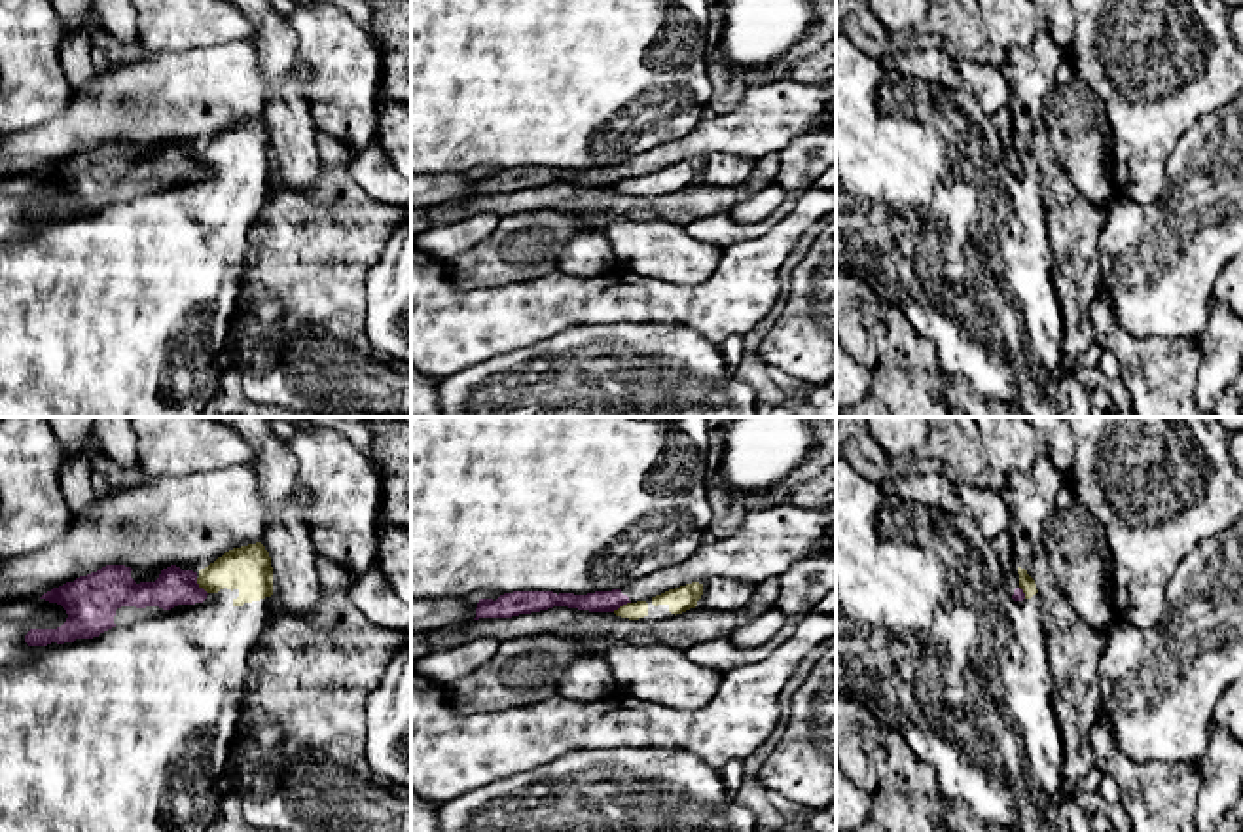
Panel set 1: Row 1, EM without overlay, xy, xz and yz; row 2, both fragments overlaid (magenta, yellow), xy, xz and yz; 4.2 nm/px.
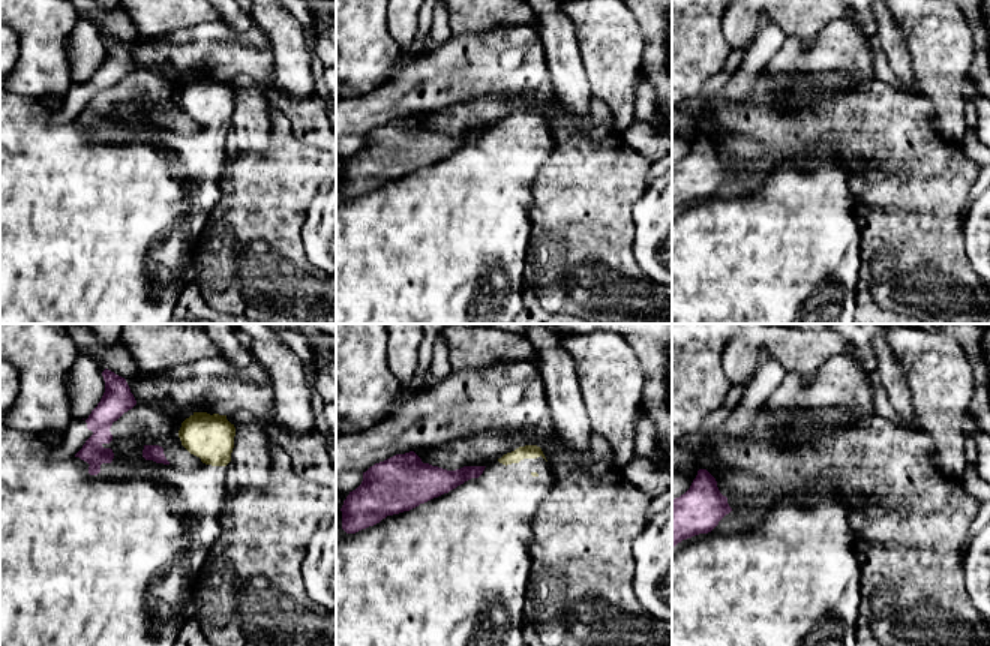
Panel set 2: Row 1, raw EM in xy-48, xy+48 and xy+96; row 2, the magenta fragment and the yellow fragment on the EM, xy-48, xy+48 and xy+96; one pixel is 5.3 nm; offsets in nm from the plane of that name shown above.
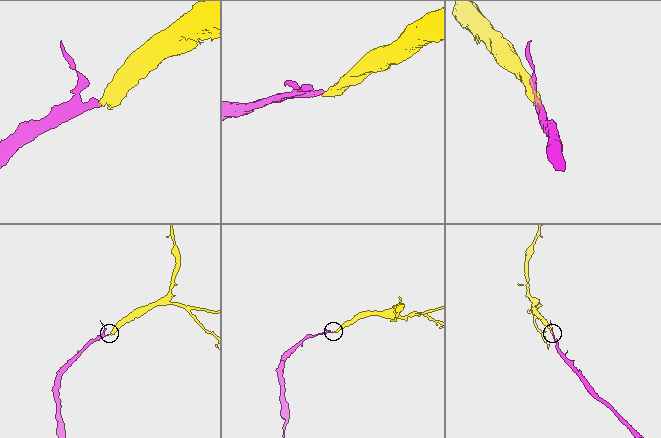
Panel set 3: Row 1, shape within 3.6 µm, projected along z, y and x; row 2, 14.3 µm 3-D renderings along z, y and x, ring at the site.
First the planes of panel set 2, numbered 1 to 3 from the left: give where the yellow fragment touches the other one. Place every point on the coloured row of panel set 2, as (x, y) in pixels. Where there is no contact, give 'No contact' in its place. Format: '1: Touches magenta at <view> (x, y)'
1: No contact
2: No contact
3: No contact

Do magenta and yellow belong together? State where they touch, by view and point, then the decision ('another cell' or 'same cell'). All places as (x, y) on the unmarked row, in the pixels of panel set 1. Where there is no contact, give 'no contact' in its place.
meets magenta in xy at (198, 162); another cell

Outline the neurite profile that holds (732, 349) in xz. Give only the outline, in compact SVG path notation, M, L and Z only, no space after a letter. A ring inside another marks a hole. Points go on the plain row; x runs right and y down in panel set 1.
M730 335L722 345L720 345L724 362L730 370L735 370L741 360L743 360L743 353L745 353L745 343L743 343L743 335Z

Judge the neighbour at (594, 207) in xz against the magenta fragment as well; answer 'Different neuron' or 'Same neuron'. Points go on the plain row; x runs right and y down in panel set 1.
Different neuron

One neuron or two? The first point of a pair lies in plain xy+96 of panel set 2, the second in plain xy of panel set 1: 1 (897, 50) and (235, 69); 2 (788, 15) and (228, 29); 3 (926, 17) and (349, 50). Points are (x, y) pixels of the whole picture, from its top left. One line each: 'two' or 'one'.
1: two
2: one
3: one

